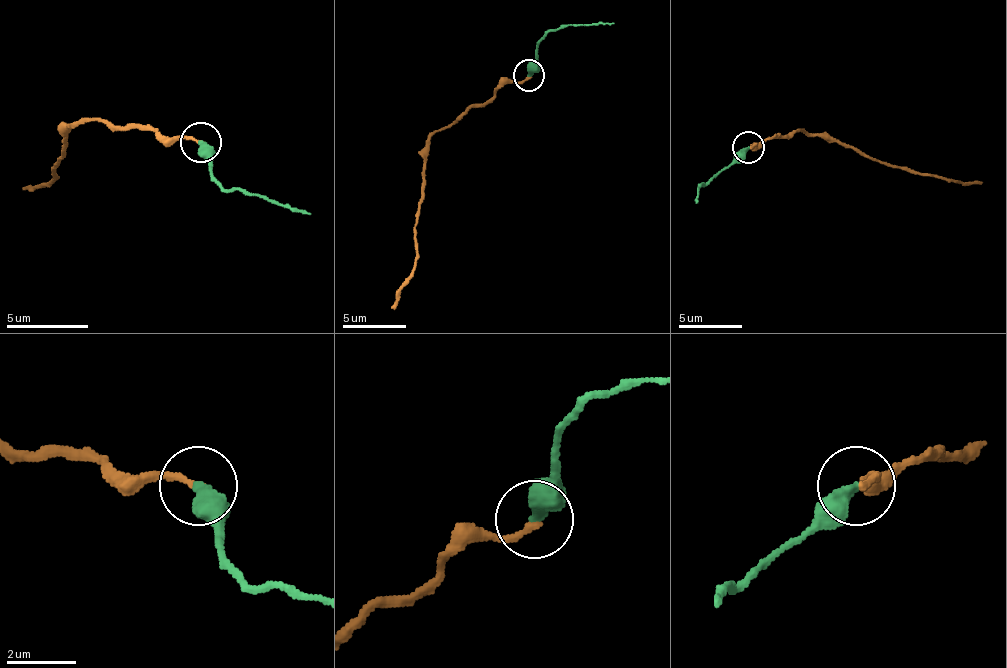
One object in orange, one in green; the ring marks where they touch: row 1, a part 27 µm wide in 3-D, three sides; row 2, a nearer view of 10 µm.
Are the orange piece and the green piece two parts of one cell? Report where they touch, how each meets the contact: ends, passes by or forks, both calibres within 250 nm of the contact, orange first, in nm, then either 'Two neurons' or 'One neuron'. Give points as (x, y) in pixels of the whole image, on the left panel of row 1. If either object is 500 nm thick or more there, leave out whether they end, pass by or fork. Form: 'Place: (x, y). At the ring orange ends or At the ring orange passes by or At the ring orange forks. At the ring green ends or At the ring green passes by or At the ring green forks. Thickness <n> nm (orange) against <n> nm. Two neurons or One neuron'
Place: (200, 142). At the ring orange ends. At the ring green ends. Thickness 200 nm (orange) against 440 nm. One neuron

